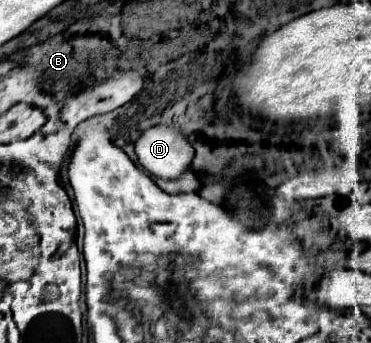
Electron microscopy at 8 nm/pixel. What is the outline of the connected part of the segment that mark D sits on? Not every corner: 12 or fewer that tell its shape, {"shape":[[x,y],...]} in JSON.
{"shape":[[159,124],[135,152],[157,178],[175,180],[195,156],[179,130]]}

